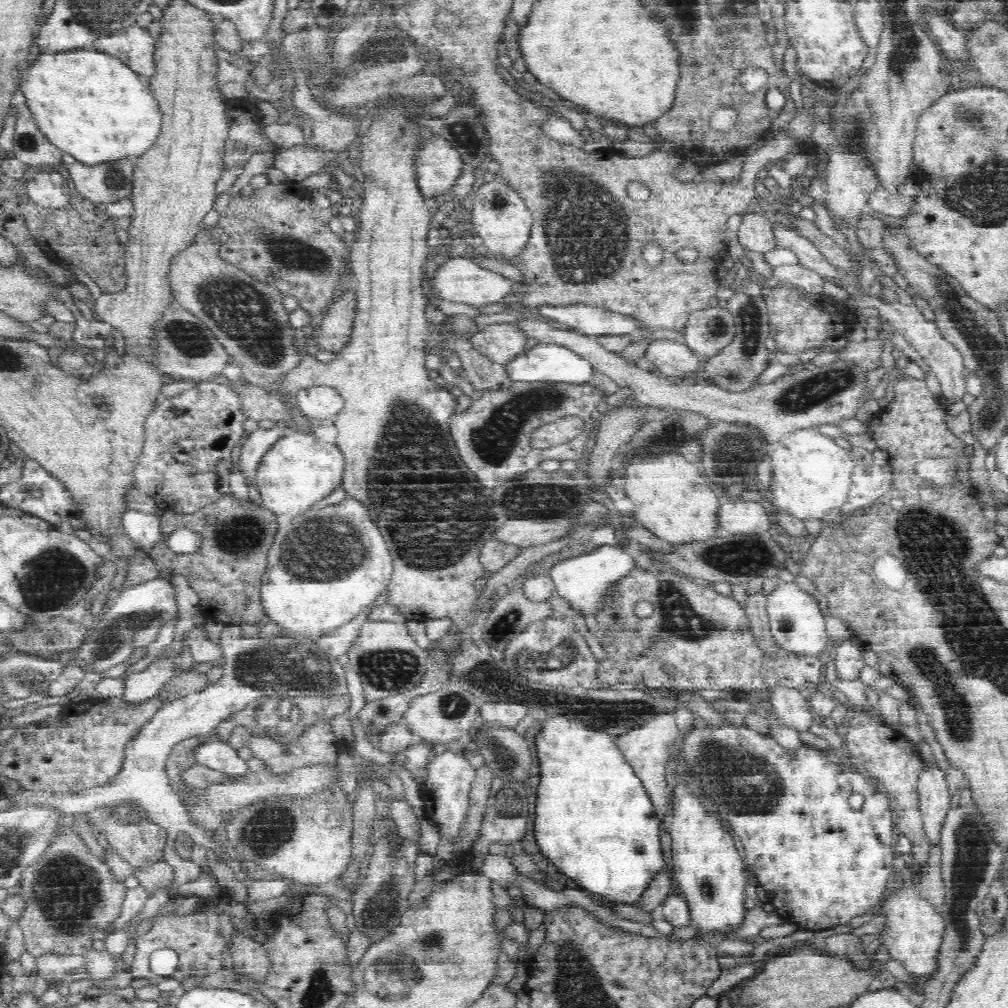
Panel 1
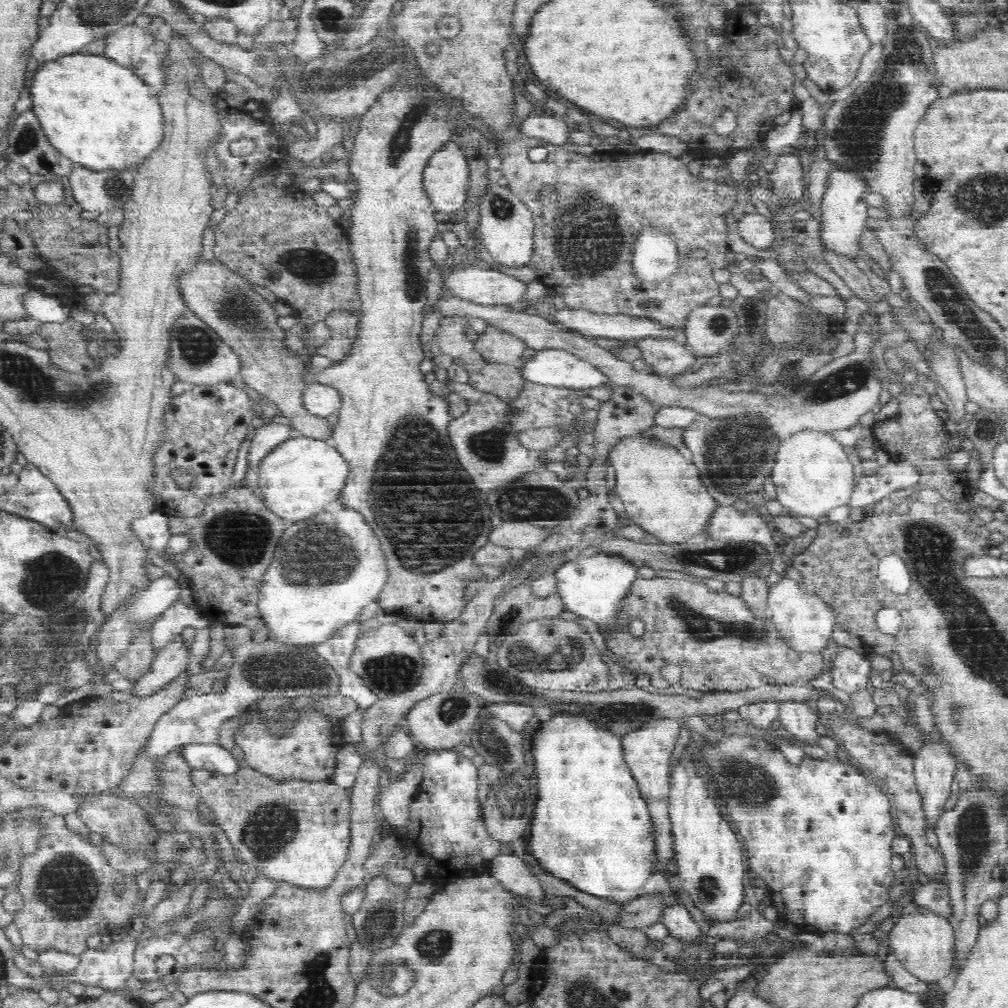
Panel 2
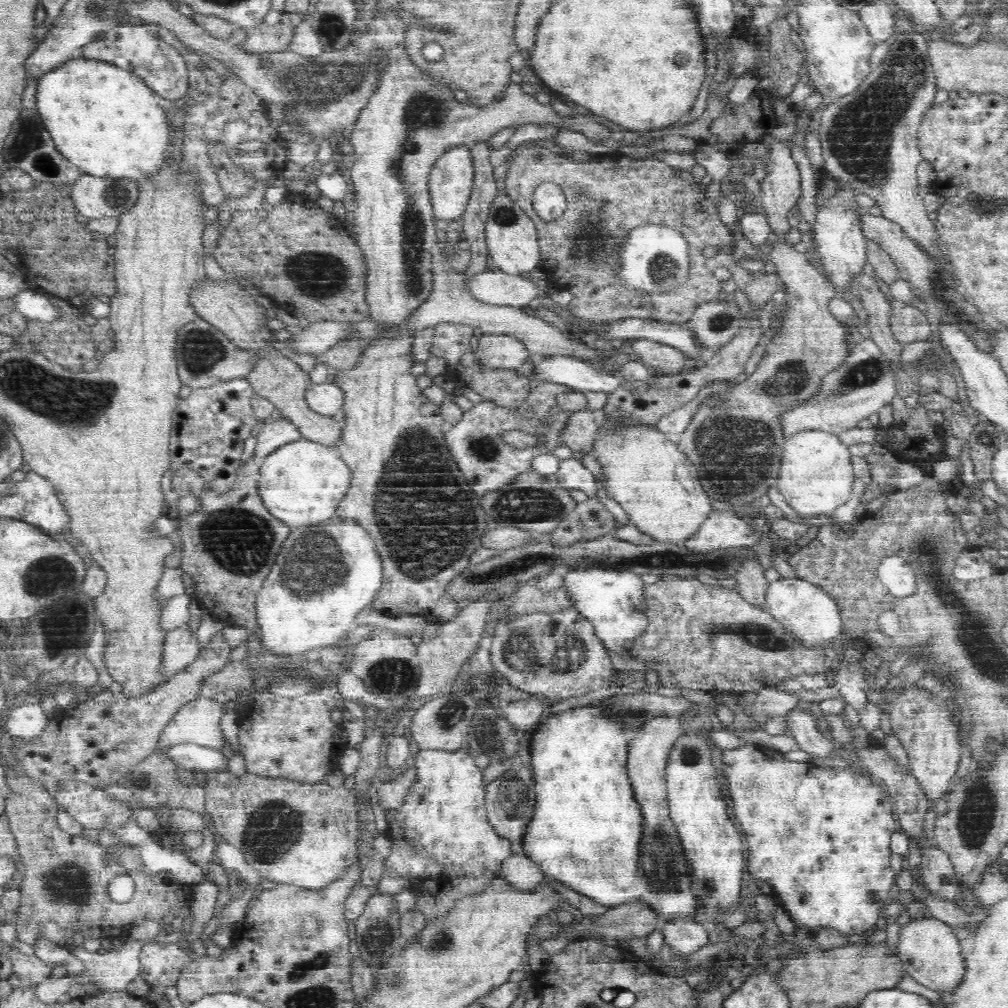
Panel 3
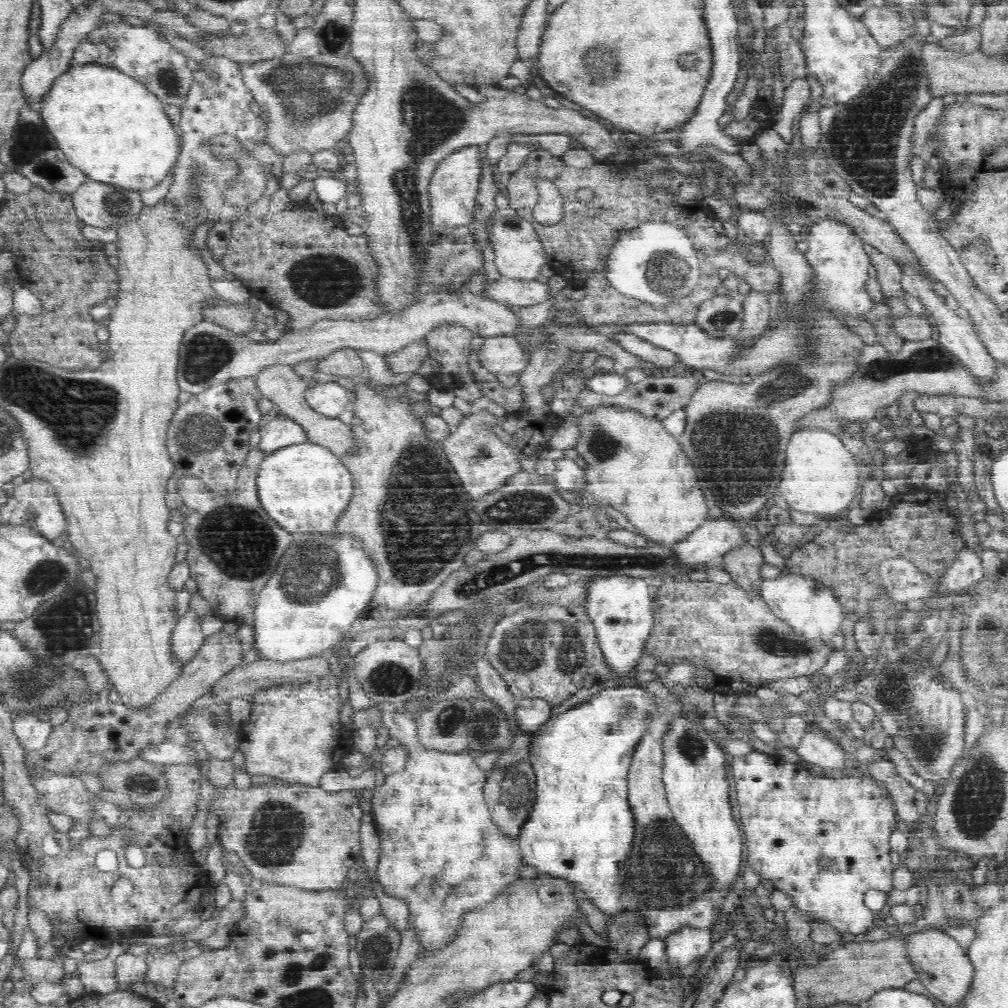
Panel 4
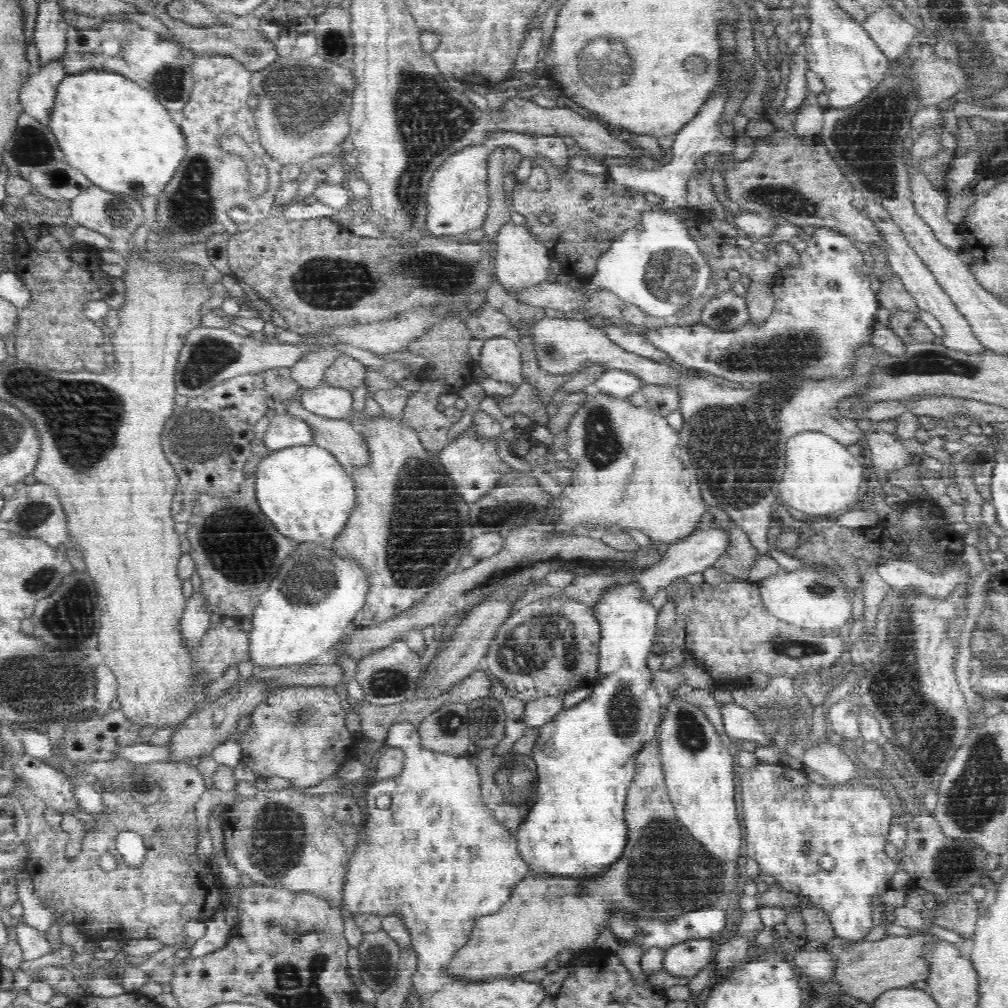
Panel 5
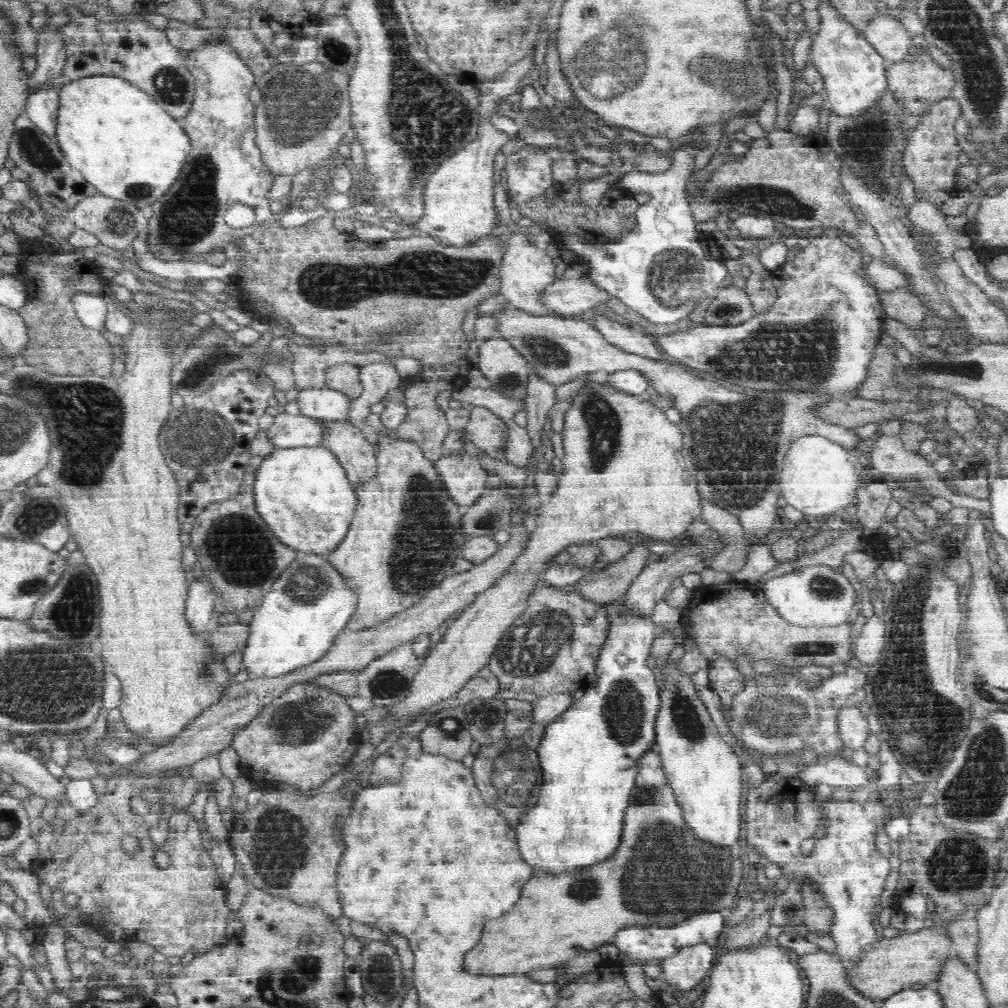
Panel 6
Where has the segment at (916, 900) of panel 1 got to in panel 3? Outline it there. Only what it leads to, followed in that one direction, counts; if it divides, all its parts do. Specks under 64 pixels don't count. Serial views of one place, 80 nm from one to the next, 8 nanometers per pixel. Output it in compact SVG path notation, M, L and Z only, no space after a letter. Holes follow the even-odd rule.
M936 917L924 918L924 920L916 920L916 922L910 922L908 926L902 928L902 934L900 934L900 944L898 944L898 958L900 963L904 965L904 970L907 974L912 976L916 982L923 984L930 990L935 990L938 993L941 992L954 992L957 984L962 981L964 977L964 951L962 951L956 935L954 935L953 927L946 924L942 920L938 920Z

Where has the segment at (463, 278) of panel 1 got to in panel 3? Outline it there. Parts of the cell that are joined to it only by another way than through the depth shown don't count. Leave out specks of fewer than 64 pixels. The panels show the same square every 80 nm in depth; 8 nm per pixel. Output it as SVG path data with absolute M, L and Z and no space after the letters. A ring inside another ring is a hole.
M487 270L466 280L466 284L474 299L485 304L522 308L541 299L540 288L526 276Z

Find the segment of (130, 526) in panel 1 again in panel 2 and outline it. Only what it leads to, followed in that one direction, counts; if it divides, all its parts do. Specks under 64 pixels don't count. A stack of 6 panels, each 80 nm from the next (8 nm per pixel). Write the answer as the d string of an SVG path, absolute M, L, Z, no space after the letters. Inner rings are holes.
M159 508L156 511L136 518L132 522L132 531L142 539L152 562L159 563L158 554L167 550L167 544L173 535L169 531L168 515Z

